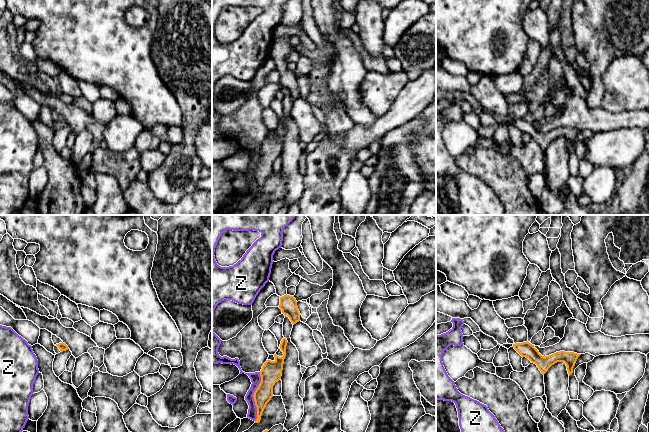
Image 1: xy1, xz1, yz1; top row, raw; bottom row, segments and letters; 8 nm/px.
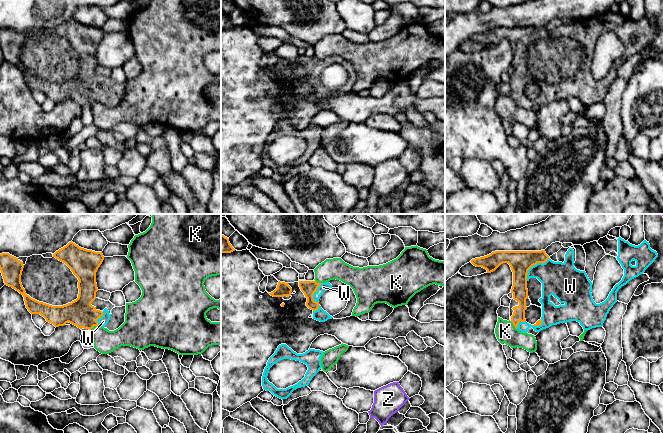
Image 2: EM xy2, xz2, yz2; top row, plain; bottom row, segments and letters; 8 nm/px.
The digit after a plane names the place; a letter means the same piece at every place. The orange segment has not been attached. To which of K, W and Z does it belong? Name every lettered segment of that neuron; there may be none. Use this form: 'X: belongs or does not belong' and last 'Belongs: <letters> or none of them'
K: does not belong
W: belongs
Z: does not belong
Belongs: W

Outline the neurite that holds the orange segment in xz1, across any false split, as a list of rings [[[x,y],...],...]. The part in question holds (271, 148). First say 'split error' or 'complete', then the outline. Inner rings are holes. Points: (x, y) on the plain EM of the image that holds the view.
complete; [[[283,114],[279,122],[284,130],[282,133],[274,130],[275,136],[267,136],[262,142],[260,147],[261,158],[253,171],[257,183],[257,195],[255,199],[260,198],[267,179],[273,173],[273,162],[281,155],[287,119],[287,115]]]

